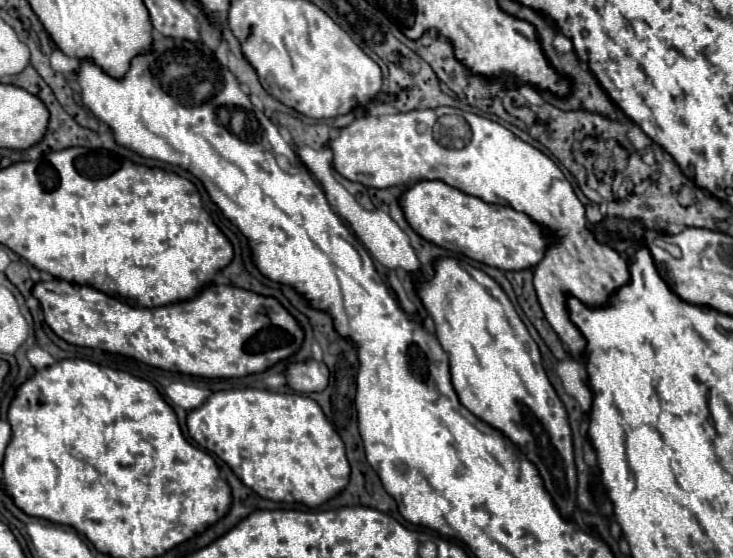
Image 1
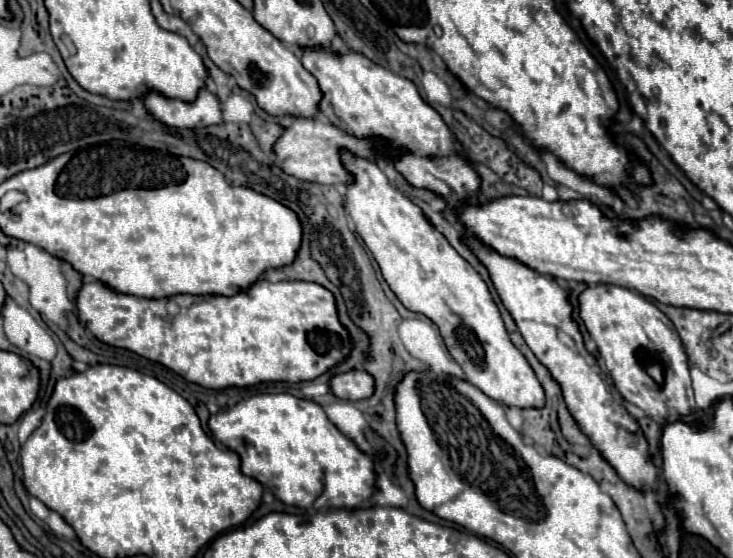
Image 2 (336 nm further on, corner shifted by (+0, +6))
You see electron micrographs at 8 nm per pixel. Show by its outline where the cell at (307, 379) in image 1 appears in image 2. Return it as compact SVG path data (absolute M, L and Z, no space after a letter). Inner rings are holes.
M366 370L338 374L332 378L332 394L350 402L370 398L374 394L374 376L370 376Z

